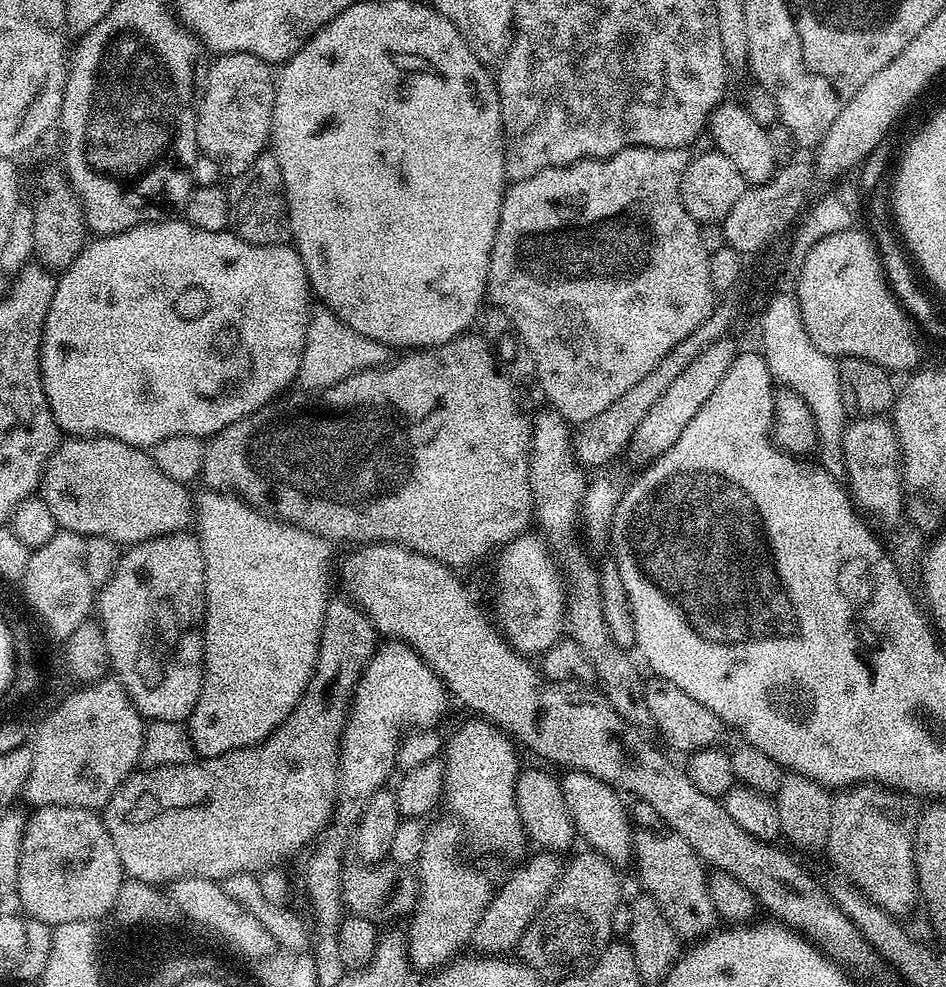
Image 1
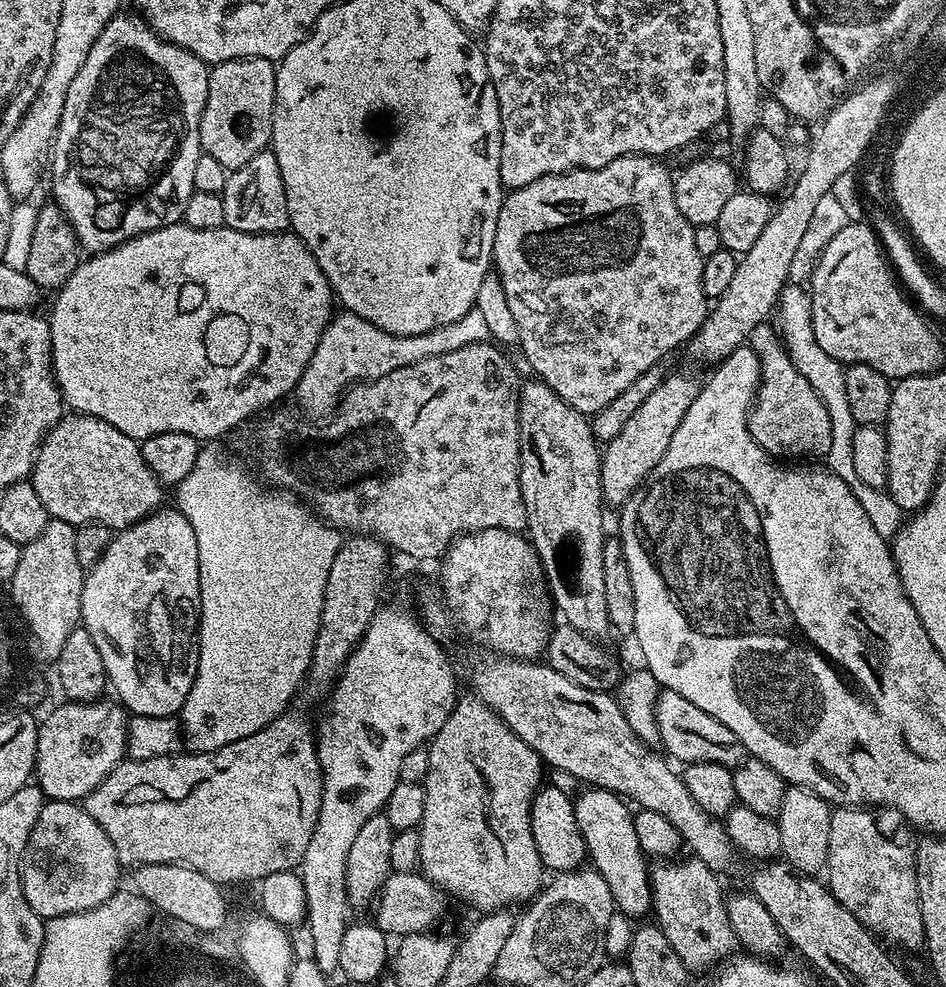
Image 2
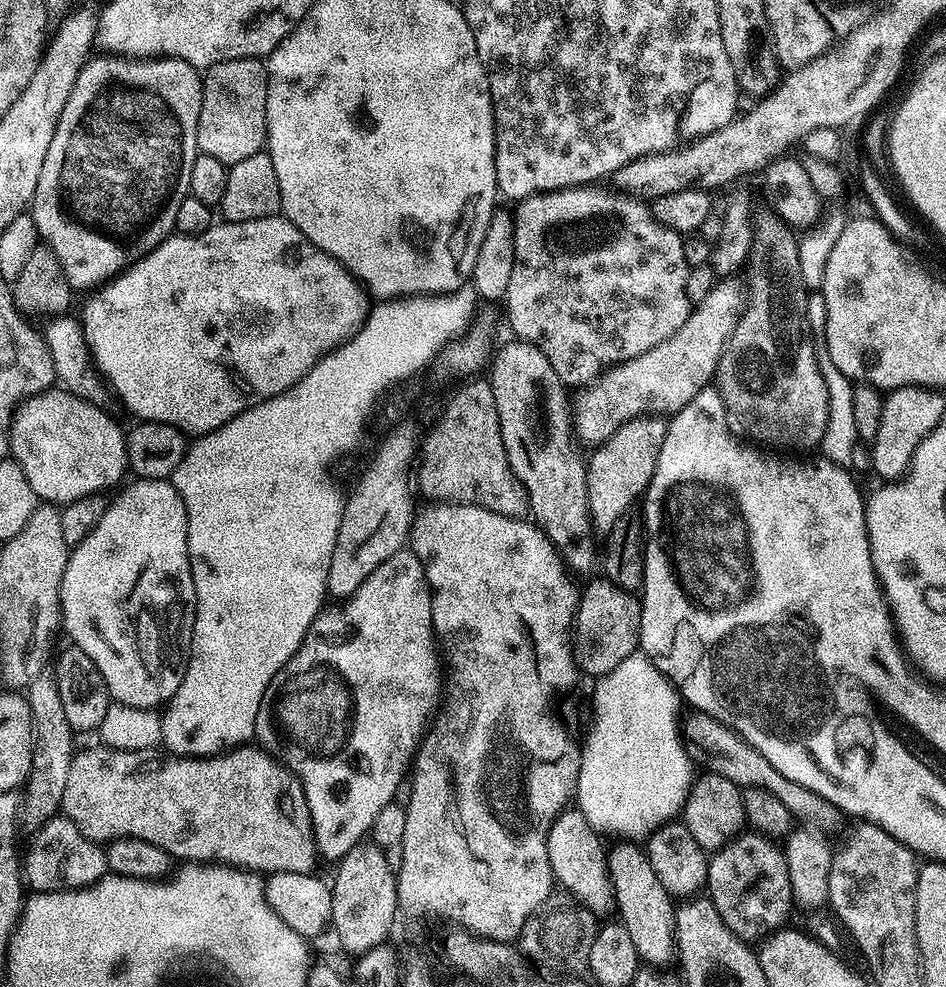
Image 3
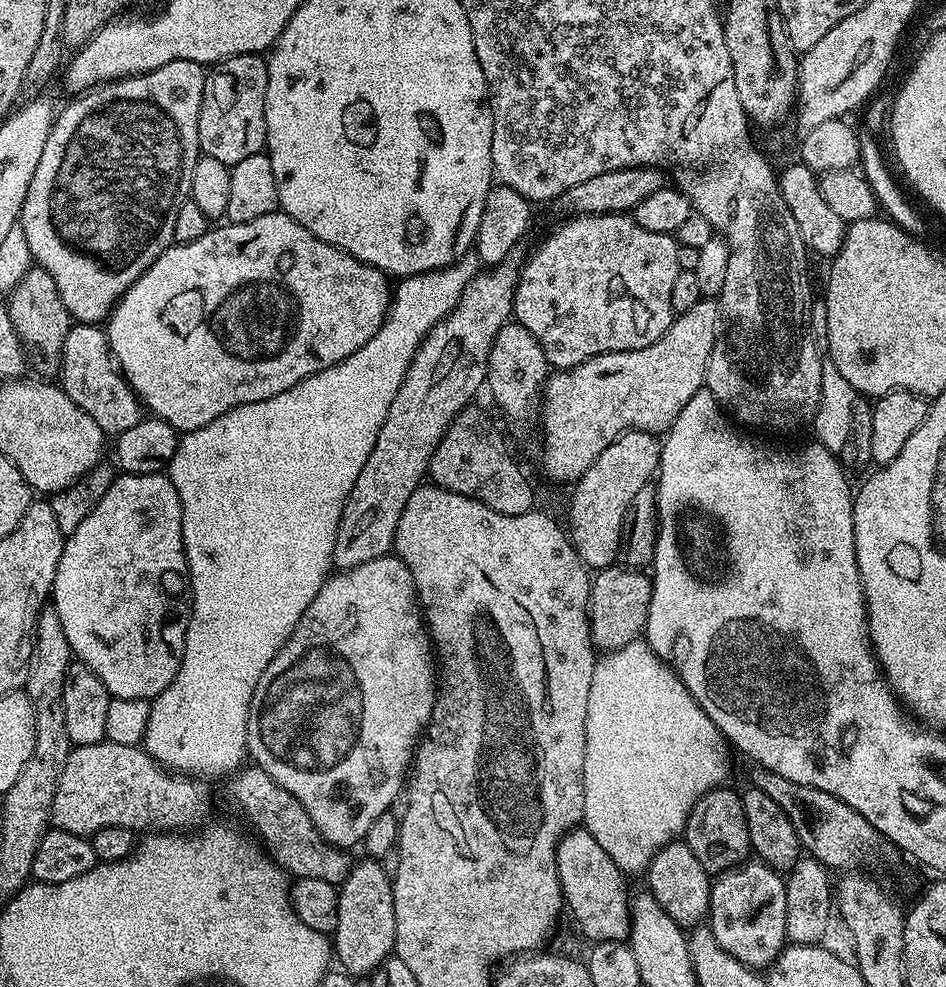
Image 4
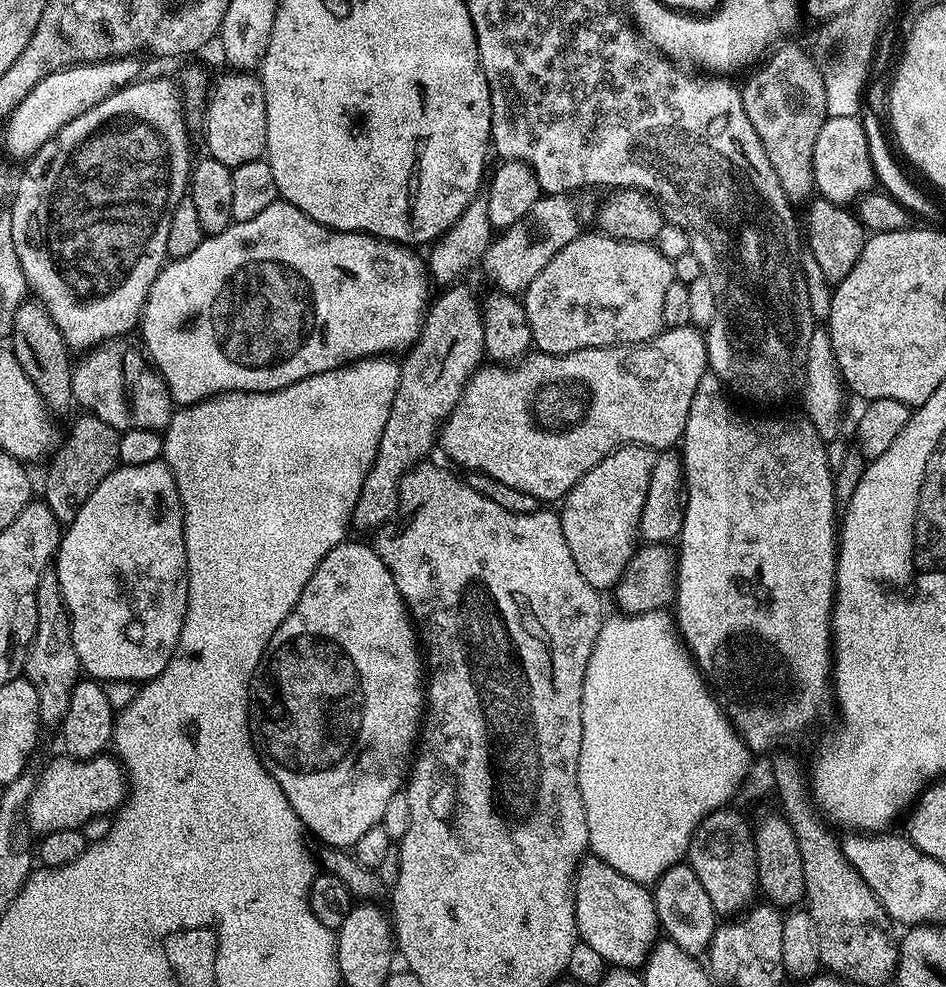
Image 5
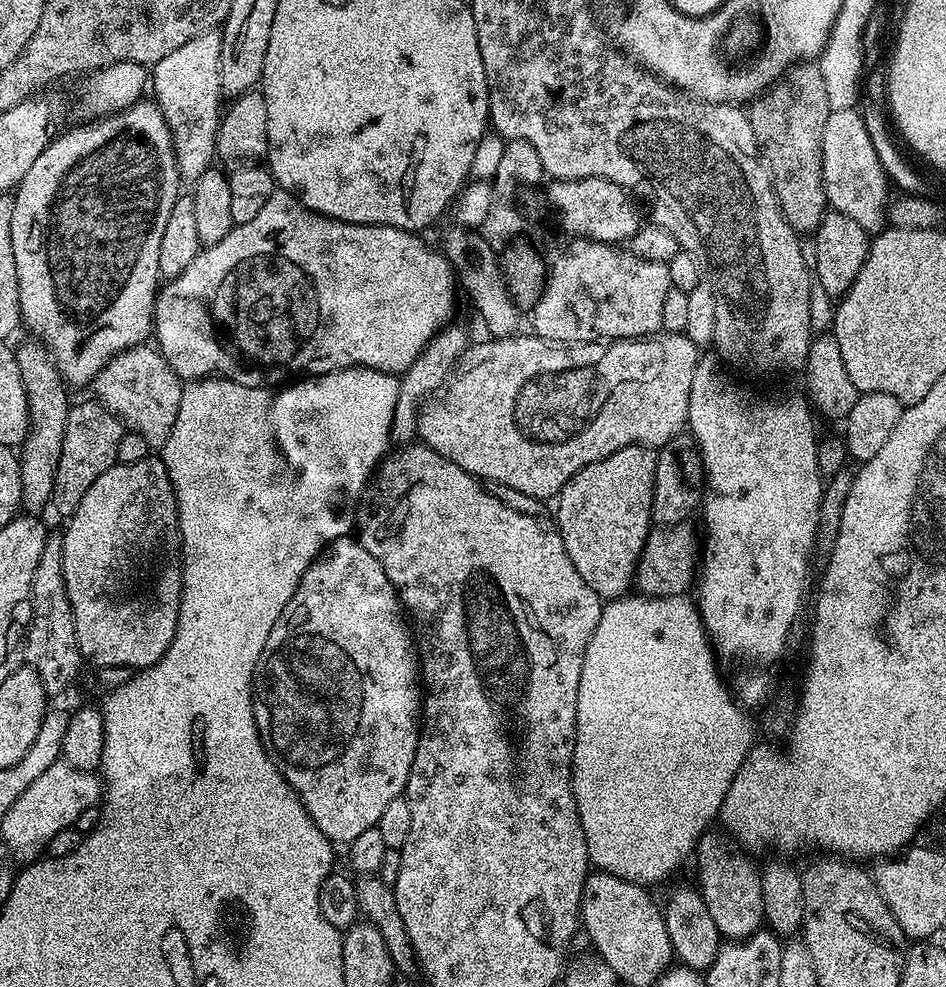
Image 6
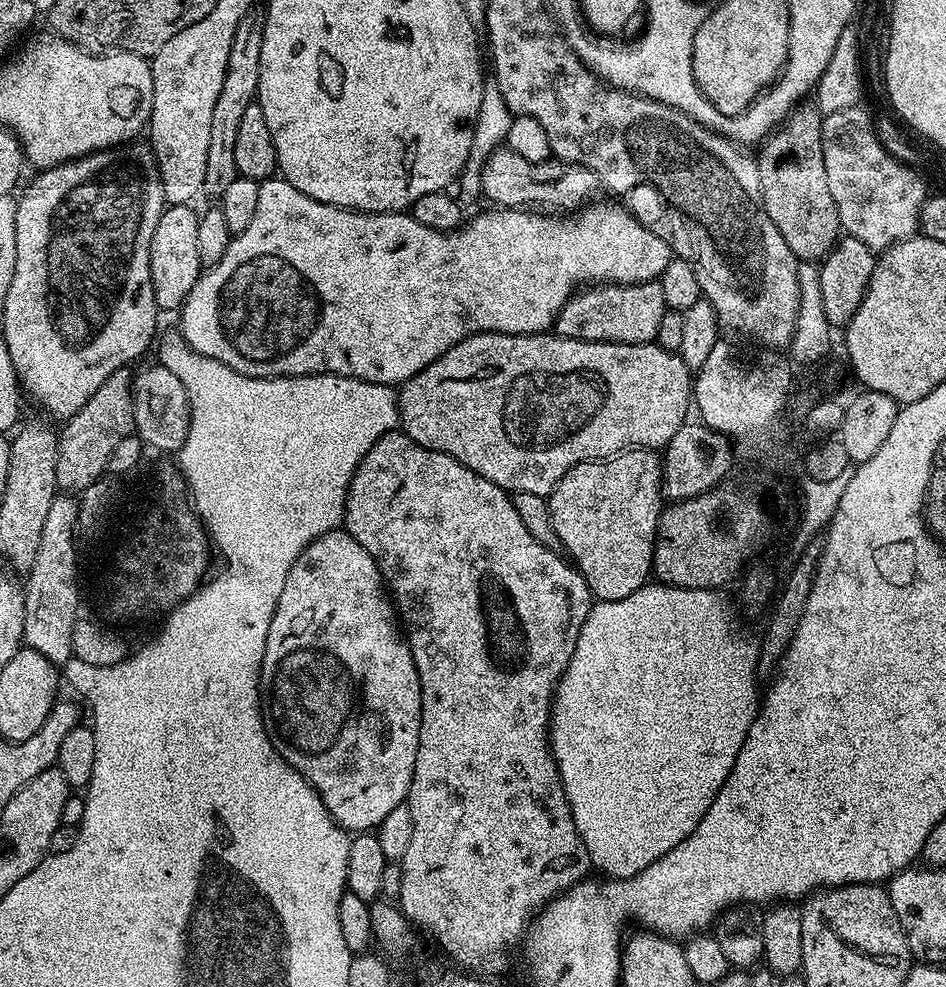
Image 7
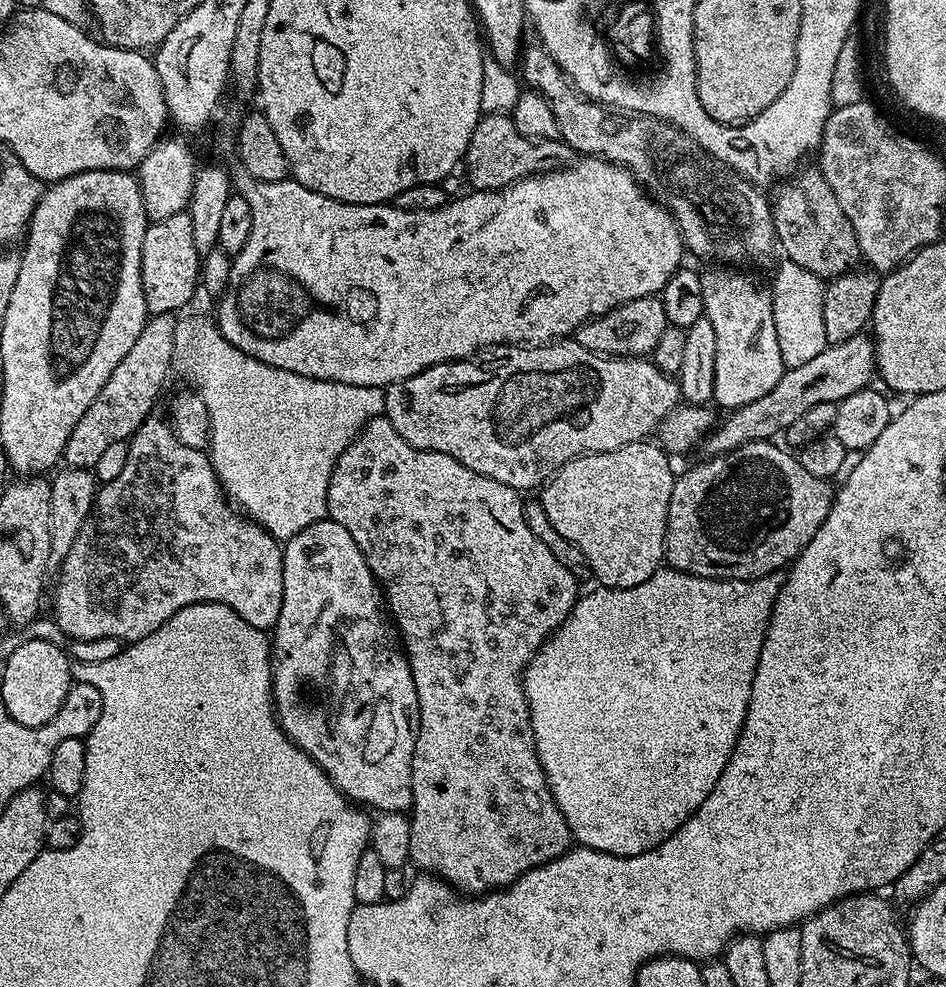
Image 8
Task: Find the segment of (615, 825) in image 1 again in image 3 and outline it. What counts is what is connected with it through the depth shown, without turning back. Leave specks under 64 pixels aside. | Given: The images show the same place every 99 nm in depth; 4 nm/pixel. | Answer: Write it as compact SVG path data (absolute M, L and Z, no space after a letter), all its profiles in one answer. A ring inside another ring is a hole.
M616 842L607 849L608 854L608 876L612 879L612 894L614 897L615 911L620 911L619 923L626 926L630 933L630 939L634 941L634 950L640 955L641 961L652 966L668 966L673 963L676 951L676 910L674 897L668 893L666 886L658 882L658 874L654 874L654 866L650 866L648 853L643 847L640 848L636 842Z

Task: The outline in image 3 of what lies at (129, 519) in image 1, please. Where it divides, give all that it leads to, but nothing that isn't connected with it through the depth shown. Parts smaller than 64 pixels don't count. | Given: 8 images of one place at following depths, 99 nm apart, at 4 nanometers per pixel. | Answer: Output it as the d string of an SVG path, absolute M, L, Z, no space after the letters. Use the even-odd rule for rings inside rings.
M53 386L47 392L32 396L17 409L10 433L10 456L22 466L26 482L30 482L37 501L63 506L76 500L87 500L103 493L103 488L114 487L123 478L124 472L129 471L125 429L116 425L110 413L103 412L98 405L83 398L83 395Z

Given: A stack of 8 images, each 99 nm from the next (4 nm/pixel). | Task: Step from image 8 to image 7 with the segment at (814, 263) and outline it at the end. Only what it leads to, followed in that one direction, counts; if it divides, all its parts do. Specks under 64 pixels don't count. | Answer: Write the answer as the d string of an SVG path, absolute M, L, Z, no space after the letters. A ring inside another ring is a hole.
M815 106L804 107L793 108L783 125L763 141L757 164L766 214L786 238L786 246L790 246L797 261L819 262L841 239L842 229L826 178L826 158L822 158L822 113Z

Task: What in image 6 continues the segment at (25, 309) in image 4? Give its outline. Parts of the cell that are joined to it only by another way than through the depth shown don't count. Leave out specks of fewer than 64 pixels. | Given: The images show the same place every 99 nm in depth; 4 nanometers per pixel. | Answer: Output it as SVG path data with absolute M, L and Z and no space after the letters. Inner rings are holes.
M28 338L21 348L15 349L15 353L28 403L28 433L18 448L22 482L21 501L29 513L36 514L43 504L47 505L52 499L58 458L62 454L62 438L66 434L66 418L70 407L69 389L60 377L54 358L39 339Z

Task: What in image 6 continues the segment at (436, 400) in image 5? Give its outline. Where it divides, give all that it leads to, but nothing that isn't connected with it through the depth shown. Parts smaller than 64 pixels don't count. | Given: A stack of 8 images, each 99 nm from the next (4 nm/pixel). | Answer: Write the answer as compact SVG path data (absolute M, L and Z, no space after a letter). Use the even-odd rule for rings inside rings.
M452 322L441 328L435 338L424 347L420 357L400 376L398 406L394 406L394 422L392 423L393 441L412 442L417 439L416 421L424 401L433 394L439 393L447 385L450 377L455 373L460 357L470 347L467 330L456 323Z

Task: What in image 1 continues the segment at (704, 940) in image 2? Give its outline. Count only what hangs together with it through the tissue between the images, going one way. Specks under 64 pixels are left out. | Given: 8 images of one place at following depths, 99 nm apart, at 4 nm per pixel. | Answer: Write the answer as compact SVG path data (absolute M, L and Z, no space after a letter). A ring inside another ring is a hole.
M640 830L632 837L634 865L640 871L643 891L656 899L666 922L674 926L677 936L684 942L696 942L717 931L718 917L708 889L709 873L700 855L686 842L686 838L675 834L656 836L655 831Z

